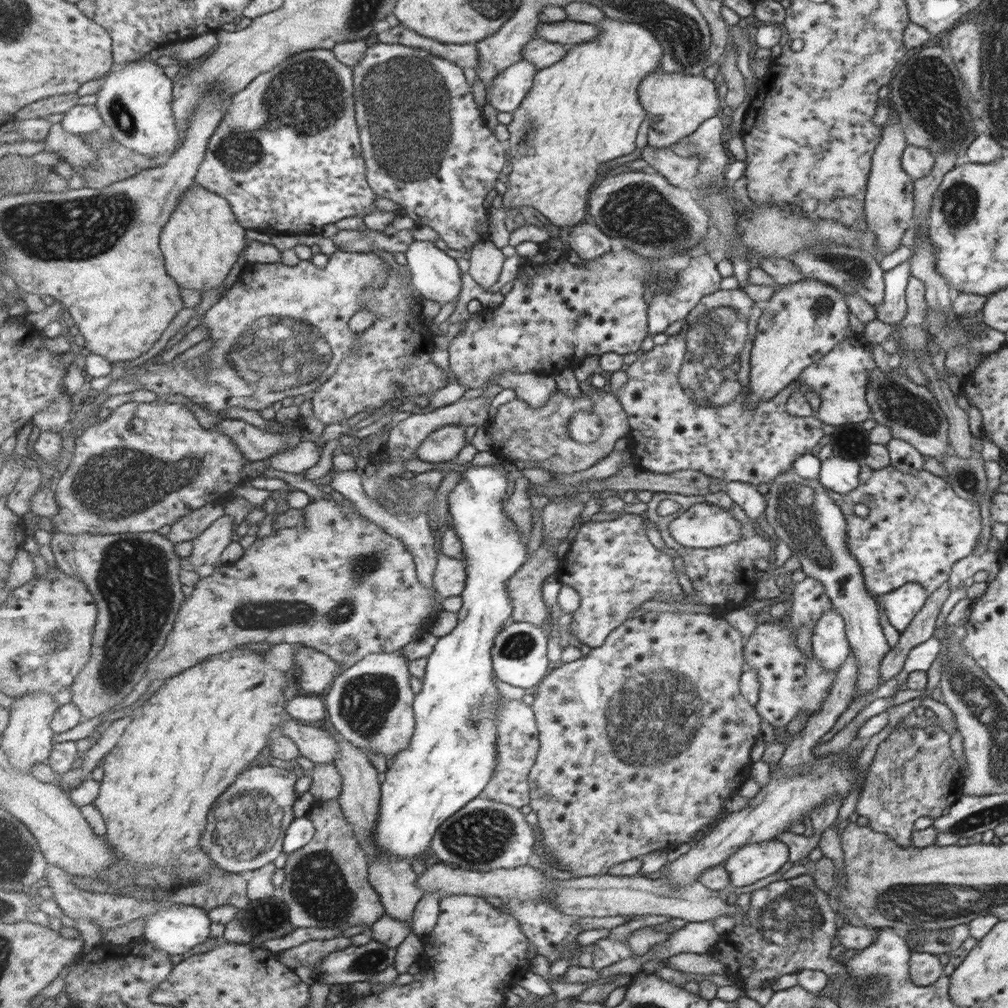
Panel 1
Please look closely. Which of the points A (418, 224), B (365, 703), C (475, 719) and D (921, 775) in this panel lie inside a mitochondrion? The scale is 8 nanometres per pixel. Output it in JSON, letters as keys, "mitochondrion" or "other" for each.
{"A":"other","B":"mitochondrion","C":"mitochondrion","D":"other"}

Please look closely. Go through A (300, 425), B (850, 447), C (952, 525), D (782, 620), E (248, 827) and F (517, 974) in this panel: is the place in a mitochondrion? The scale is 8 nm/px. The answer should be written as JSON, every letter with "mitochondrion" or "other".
{"A":"other","B":"mitochondrion","C":"other","D":"other","E":"mitochondrion","F":"other"}

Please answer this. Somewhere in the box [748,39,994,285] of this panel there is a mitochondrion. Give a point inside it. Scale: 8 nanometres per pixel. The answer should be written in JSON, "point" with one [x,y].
{"point":[928,91]}

